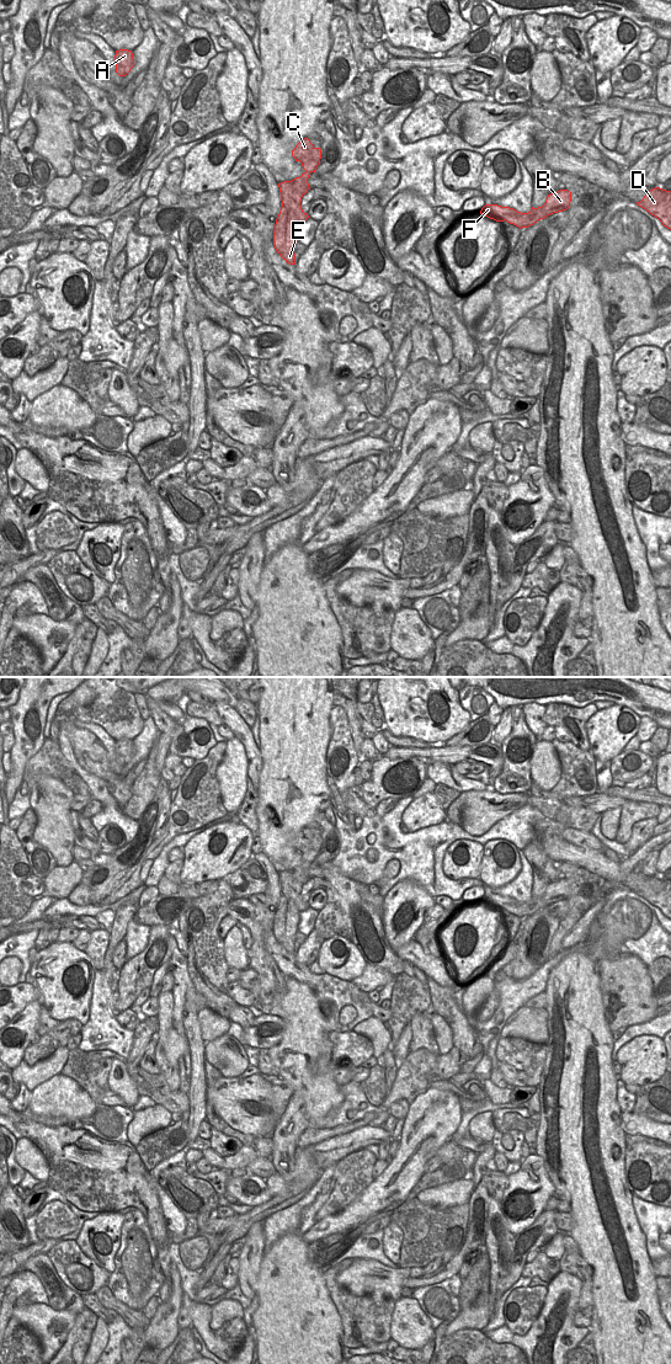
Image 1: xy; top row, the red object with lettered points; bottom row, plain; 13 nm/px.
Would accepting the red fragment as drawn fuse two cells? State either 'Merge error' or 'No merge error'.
Merge error

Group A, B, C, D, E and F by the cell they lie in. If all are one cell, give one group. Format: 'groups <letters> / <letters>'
groups A B D F / C E

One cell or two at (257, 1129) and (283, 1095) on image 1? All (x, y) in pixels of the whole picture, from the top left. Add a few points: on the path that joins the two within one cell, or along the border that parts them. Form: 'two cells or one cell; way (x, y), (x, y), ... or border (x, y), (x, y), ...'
two cells; border (265, 1077), (272, 1085), (275, 1119), (277, 1122)

